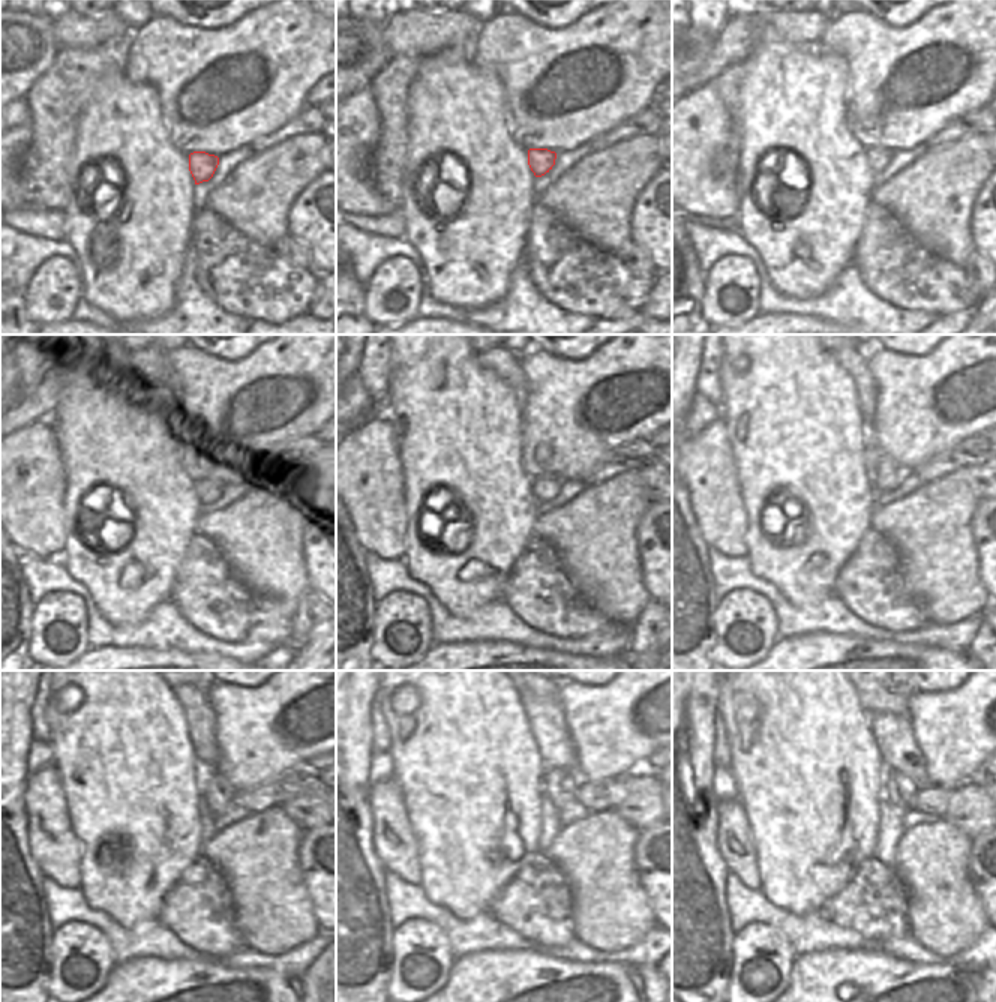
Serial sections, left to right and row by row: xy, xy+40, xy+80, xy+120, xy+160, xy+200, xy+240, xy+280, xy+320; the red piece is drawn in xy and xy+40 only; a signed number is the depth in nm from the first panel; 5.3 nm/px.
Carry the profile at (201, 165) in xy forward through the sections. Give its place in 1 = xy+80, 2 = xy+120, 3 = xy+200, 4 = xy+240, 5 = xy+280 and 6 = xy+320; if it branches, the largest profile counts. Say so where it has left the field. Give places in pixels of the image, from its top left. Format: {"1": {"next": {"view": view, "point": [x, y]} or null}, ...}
{"1": {"next": {"view": "xy+80", "point": [878, 159]}}, "2": {"next": {"view": "xy+120", "point": [209, 491]}}, "3": {"next": {"view": "xy+200", "point": [888, 474]}}, "4": {"next": {"view": "xy+240", "point": [216, 792]}}, "5": {"next": {"view": "xy+280", "point": [560, 788]}}, "6": {"next": {"view": "xy+320", "point": [899, 788]}}}

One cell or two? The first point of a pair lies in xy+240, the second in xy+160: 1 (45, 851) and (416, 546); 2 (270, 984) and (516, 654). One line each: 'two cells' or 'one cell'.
1: two cells
2: one cell

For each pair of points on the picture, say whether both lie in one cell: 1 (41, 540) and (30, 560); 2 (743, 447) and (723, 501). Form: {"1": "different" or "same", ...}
{"1": "different", "2": "different"}

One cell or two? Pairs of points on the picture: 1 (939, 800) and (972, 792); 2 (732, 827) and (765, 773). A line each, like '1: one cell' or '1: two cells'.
1: two cells
2: two cells

